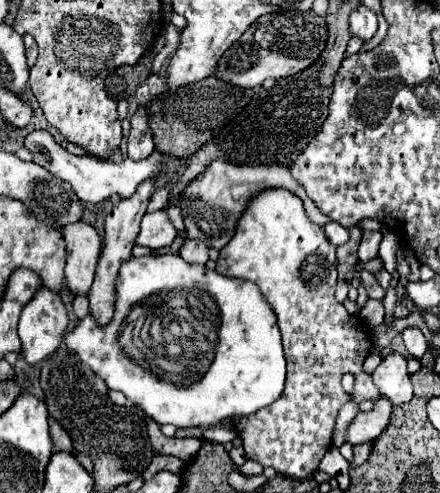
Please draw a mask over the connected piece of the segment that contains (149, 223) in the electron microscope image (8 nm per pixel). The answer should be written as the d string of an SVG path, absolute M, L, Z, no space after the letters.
M155 210L155 212L147 212L147 216L143 216L137 244L149 246L149 248L165 248L173 242L175 236L177 236L177 230L171 224L167 212Z

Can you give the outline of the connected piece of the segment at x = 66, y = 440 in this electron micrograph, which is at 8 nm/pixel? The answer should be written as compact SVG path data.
M49 418L49 434L51 434L55 450L67 450L67 452L73 450L69 434L63 430L63 426L55 418Z

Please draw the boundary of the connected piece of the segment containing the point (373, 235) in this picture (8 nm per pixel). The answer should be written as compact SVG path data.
M363 232L361 242L359 242L359 260L367 262L377 258L377 250L379 250L379 242L381 242L381 234L379 232Z

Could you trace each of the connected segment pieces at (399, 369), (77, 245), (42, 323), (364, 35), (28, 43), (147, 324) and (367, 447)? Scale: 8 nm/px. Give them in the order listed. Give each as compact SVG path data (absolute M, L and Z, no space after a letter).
M391 352L383 358L383 362L373 372L373 382L393 404L405 404L413 396L407 358L399 352Z
M85 222L69 224L67 228L61 228L61 234L67 244L67 248L65 248L67 250L65 282L75 296L87 294L93 284L95 266L99 260L101 238L95 232L95 228Z
M41 288L33 300L23 308L19 318L19 338L21 338L21 354L27 364L37 364L43 358L47 358L51 352L57 350L61 344L65 330L69 324L69 316L65 312L65 306L61 302L61 296L57 292L51 292L47 288Z
M359 6L349 16L349 34L351 38L371 40L377 32L377 14L365 6Z
M23 36L23 42L25 42L25 54L27 54L27 62L29 62L29 66L33 66L35 64L35 60L37 60L37 44L35 44L35 40L33 40L33 36Z
M161 254L161 256L141 256L141 258L129 258L123 268L119 270L119 284L117 284L117 302L115 302L115 316L107 328L99 328L91 316L85 316L77 328L73 328L67 336L69 350L77 352L79 358L91 366L111 390L121 390L133 404L139 404L149 418L153 418L157 424L173 424L177 428L189 428L189 426L217 426L221 420L231 416L249 416L257 412L259 408L265 408L267 404L275 402L283 392L285 382L285 356L281 348L281 332L277 326L275 312L267 306L267 300L255 288L255 284L239 278L225 278L217 274L215 270L209 270L207 266L189 264L177 254Z
M363 442L363 444L359 444L359 446L353 446L353 450L355 450L355 458L353 458L351 468L361 466L361 464L363 464L363 462L369 458L371 448L373 448L373 442Z

